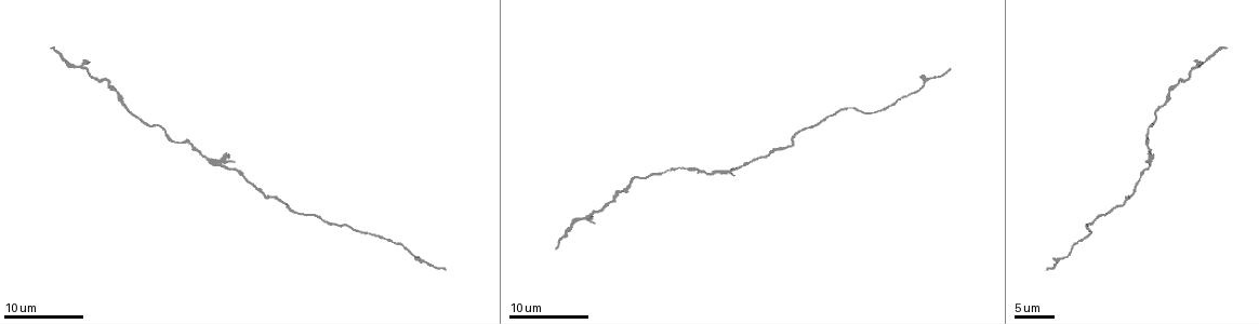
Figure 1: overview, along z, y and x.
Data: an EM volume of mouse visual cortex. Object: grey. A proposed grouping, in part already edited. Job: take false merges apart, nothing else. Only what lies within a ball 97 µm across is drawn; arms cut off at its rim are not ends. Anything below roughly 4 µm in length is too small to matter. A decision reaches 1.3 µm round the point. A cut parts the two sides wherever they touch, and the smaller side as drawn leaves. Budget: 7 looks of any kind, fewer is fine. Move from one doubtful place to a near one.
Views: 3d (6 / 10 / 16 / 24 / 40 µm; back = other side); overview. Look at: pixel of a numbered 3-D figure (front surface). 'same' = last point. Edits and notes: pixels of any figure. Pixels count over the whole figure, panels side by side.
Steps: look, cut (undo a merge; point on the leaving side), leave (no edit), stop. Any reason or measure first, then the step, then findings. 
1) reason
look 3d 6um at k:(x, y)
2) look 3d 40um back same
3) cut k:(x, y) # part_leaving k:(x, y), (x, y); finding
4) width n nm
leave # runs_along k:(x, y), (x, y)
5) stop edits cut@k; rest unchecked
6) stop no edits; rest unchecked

a narrow waist
look 3d 10um at 1:(160, 124)

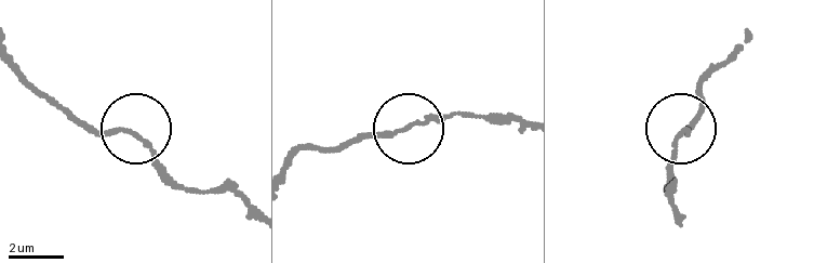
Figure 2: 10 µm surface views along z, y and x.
look 3d 10um back at 2:(677, 136)

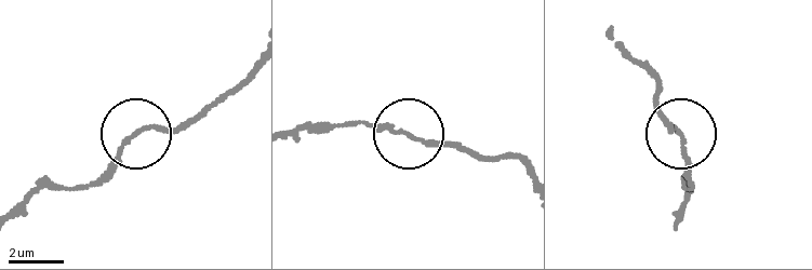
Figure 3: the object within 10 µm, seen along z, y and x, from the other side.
leave # runs_along 3:(291, 136), (313, 126), (368, 122), (470, 148); all the same neuron

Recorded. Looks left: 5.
three-way junction
look 3d 10um at 1:(1148, 165)

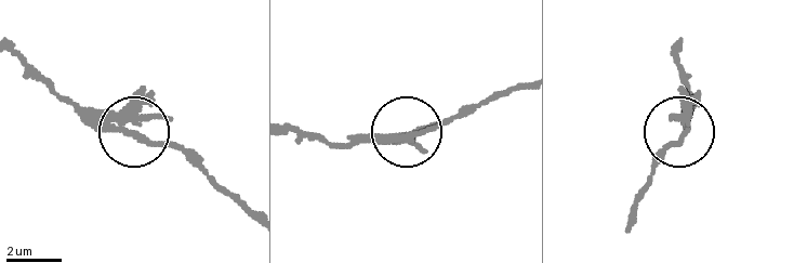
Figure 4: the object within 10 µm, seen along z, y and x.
leave # runs_along 4:(189, 158), (115, 121), (75, 112); one neuron here

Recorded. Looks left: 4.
look 3d 16um at 1:(275, 196)

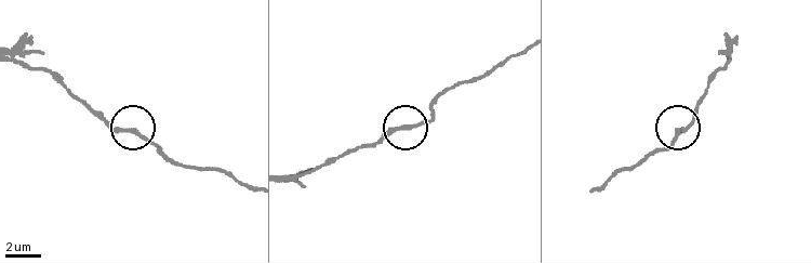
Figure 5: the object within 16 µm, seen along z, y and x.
look 3d 16um back at 5:(678, 133)

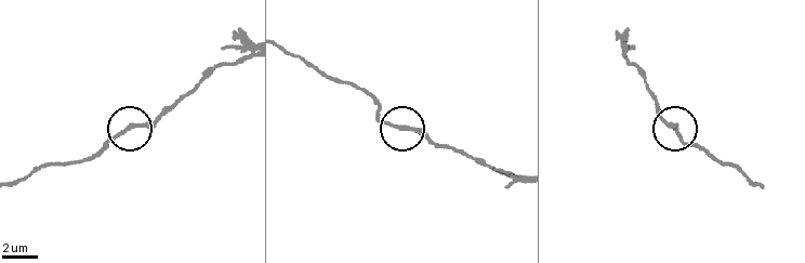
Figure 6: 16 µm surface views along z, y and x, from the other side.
leave # runs_along 6:(644, 75), (661, 114), (695, 147); all the same neuron

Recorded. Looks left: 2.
thin neck
look 3d 10um at 1:(343, 225)

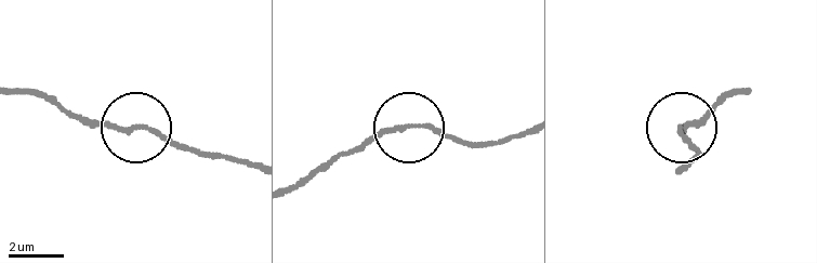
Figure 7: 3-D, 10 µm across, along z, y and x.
leave # runs_along 7:(291, 192), (347, 154), (417, 123), (463, 142); all the same neuron

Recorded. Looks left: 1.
stop no edits; rest unchecked

